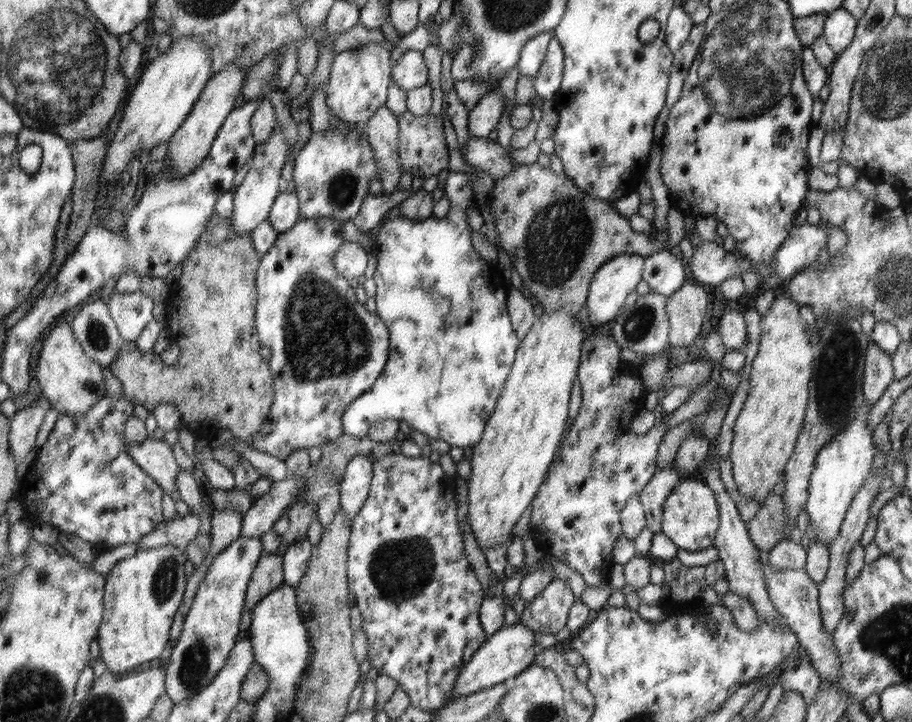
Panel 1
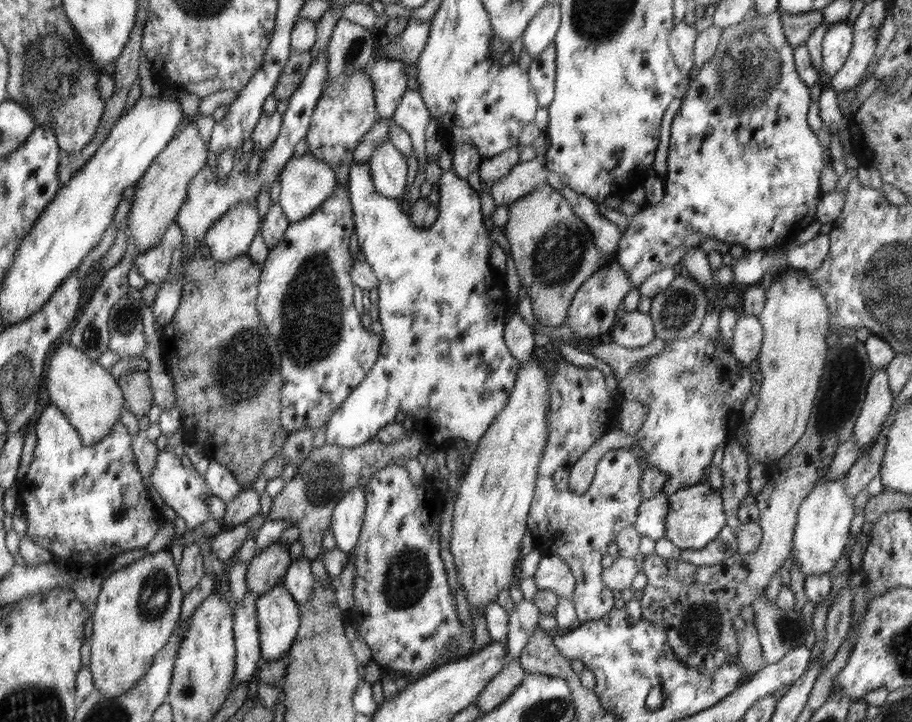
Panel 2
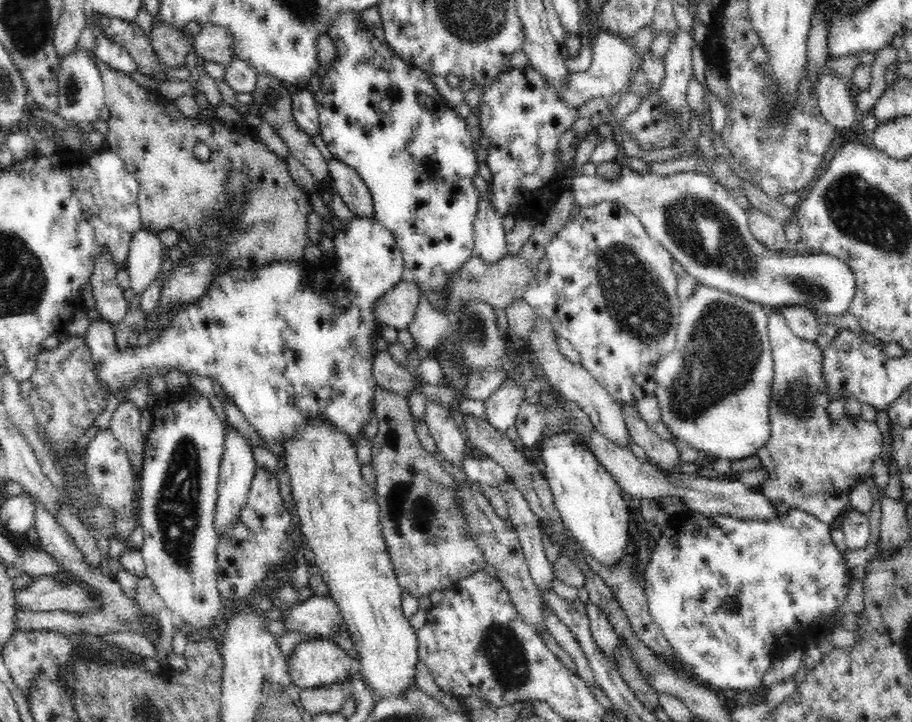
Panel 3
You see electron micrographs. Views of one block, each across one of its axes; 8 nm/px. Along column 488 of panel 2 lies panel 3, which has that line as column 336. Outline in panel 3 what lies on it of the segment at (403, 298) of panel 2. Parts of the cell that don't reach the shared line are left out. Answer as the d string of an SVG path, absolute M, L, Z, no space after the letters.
M355 216L354 220L350 220L348 224L342 226L342 230L344 230L344 234L340 232L340 236L334 236L336 260L328 260L326 264L322 262L322 266L312 266L306 260L302 260L302 262L286 261L258 267L232 267L220 273L209 284L202 298L199 298L194 304L187 304L184 308L178 310L178 313L171 320L170 325L159 334L157 339L154 339L146 345L146 348L142 348L142 350L130 350L130 348L120 350L115 345L110 324L102 320L93 321L87 328L84 341L86 341L86 344L92 351L100 385L108 388L110 392L114 392L114 390L122 390L122 386L136 384L136 378L140 376L140 372L146 372L148 374L146 378L150 380L154 374L162 374L162 372L174 368L186 373L188 376L216 380L224 388L226 396L234 400L234 404L244 412L246 420L260 432L260 437L268 444L279 447L285 443L292 443L293 439L296 439L307 428L309 421L322 421L322 425L326 425L330 429L342 433L352 443L352 447L357 447L361 440L364 427L374 415L375 394L377 393L378 386L377 382L373 379L373 362L377 356L377 349L374 347L372 336L380 335L383 325L377 320L376 313L374 313L374 306L382 296L388 293L390 289L393 289L403 279L404 263L401 250L396 247L397 242L393 238L393 234L374 217Z

